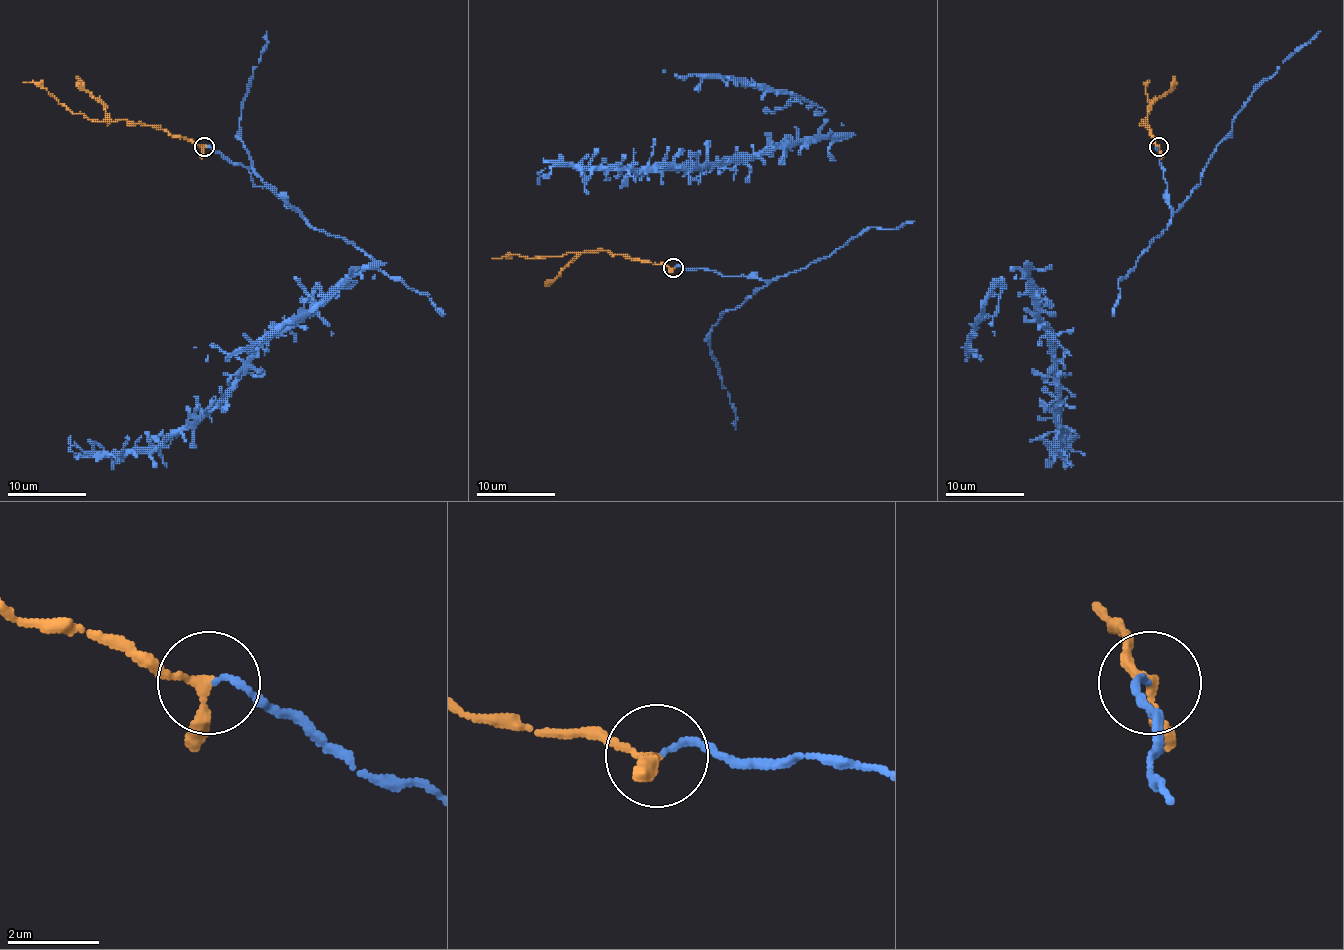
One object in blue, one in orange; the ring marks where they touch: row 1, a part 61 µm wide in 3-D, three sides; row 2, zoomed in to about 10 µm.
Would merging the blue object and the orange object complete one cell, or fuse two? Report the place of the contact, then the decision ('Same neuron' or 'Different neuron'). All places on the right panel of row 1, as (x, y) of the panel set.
Place: (1159, 146). Same neuron

